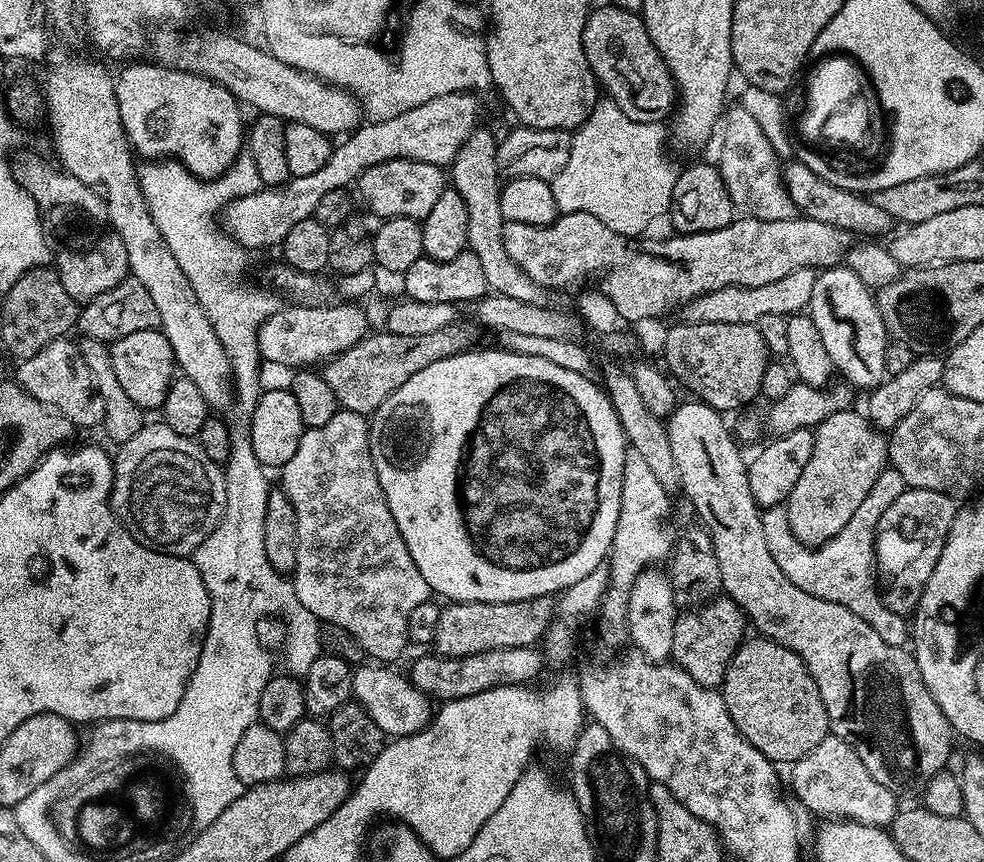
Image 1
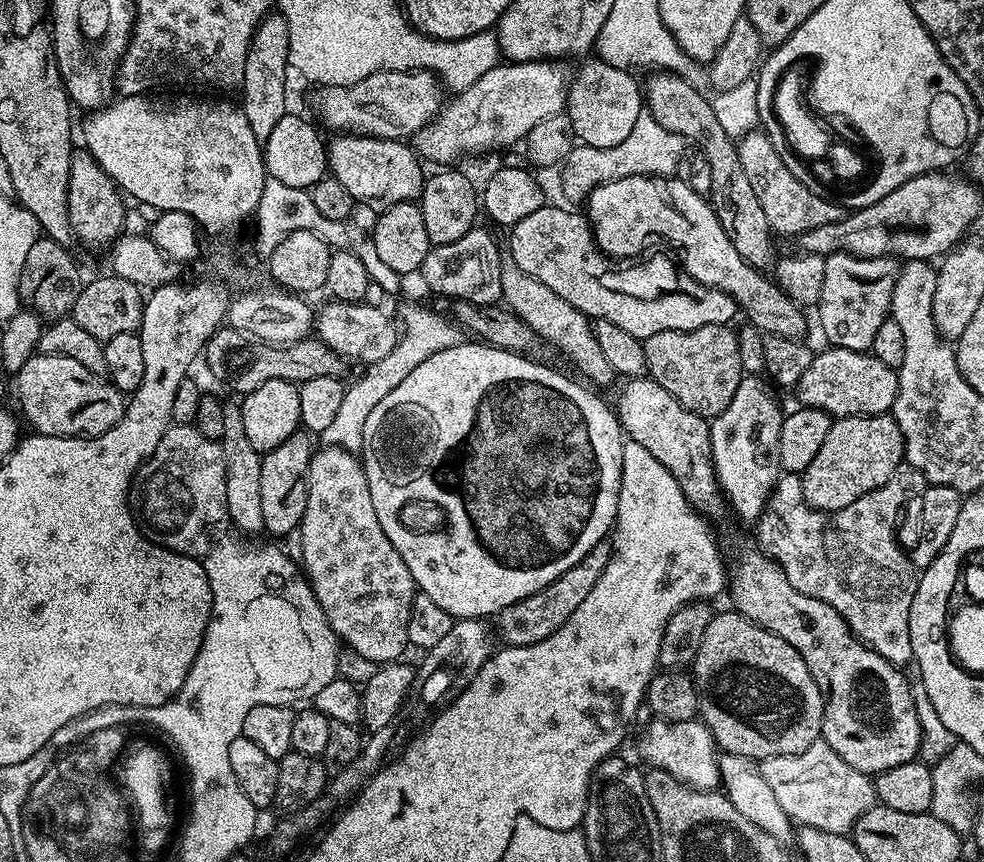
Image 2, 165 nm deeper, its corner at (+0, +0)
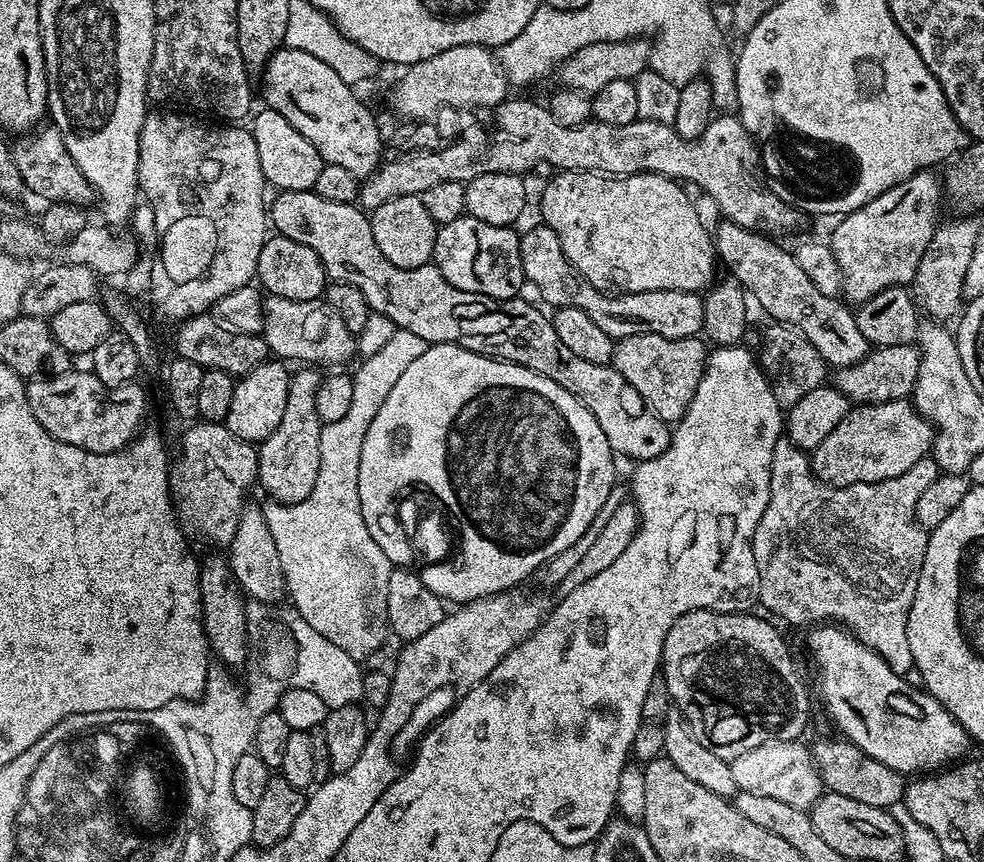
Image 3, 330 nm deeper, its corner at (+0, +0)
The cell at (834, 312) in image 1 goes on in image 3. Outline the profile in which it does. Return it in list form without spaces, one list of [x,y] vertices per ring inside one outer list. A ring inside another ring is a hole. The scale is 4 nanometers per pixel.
[[[932,170],[915,172],[910,178],[898,182],[898,186],[866,202],[866,206],[849,212],[835,221],[836,229],[832,232],[830,247],[840,267],[843,295],[853,305],[859,306],[864,301],[874,298],[874,294],[887,288],[908,286],[915,281],[918,262],[922,262],[922,254],[930,238],[936,233],[936,215],[940,212],[940,204],[942,208],[942,180],[934,173]]]

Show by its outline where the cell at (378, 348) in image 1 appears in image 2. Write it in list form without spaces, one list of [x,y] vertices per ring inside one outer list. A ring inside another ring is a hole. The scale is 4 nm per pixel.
[[[221,326],[208,339],[202,353],[202,360],[208,363],[208,368],[221,380],[224,384],[229,384],[234,391],[239,394],[247,394],[258,390],[258,386],[262,386],[262,382],[270,382],[271,380],[289,380],[297,386],[306,383],[310,378],[322,378],[323,376],[343,377],[346,361],[334,350],[330,350],[330,346],[326,346],[319,338],[305,338],[296,340],[292,344],[267,344],[261,340],[254,340],[251,336],[244,332],[238,331],[231,326]]]

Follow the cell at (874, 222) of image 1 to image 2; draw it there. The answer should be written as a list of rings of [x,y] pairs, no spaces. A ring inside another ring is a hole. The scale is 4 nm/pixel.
[[[757,130],[739,137],[738,147],[742,158],[742,170],[746,170],[746,178],[754,189],[758,203],[766,214],[766,222],[773,233],[779,237],[800,237],[806,230],[814,230],[814,226],[826,226],[826,222],[838,222],[846,215],[845,209],[833,200],[814,194],[814,190],[806,190],[790,170],[786,170],[786,162],[767,132]]]

